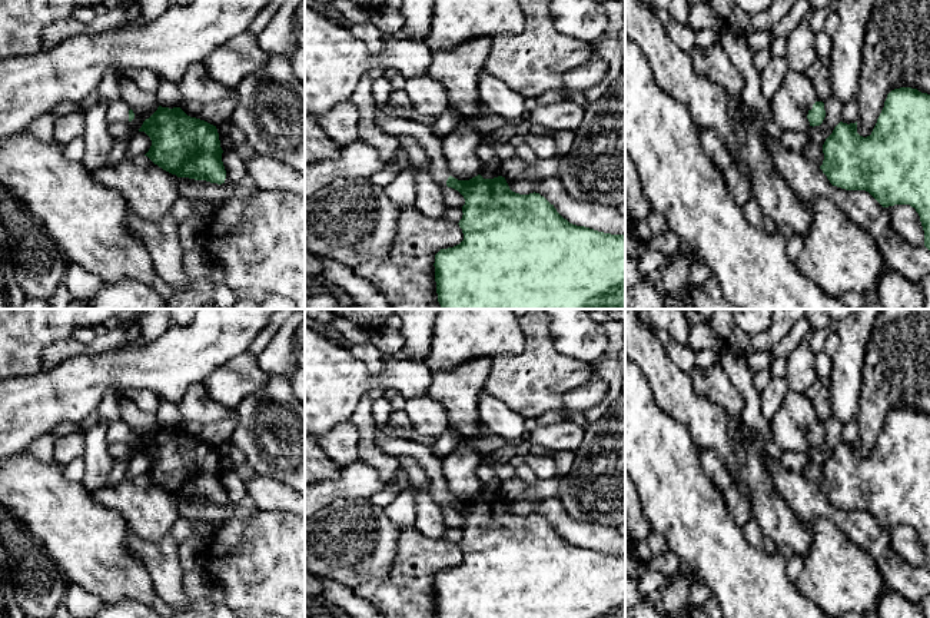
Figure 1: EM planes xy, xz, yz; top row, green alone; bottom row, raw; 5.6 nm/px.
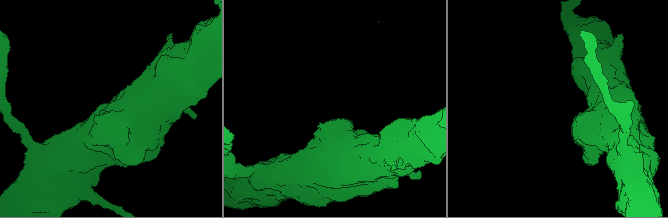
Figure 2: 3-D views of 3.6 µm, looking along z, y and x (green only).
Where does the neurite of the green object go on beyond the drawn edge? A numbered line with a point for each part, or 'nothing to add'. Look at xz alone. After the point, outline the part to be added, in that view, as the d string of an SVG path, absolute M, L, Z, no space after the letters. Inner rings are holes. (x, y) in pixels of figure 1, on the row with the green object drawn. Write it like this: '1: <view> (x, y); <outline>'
1: xz (382, 89); M382 76L379 79L375 79L372 92L376 106L376 126L382 132L391 133L396 137L413 137L426 153L432 179L441 186L446 186L446 180L451 175L448 172L448 166L442 153L442 140L436 137L431 130L424 129L418 122L409 117L388 117L383 114L383 107L389 103L389 96L393 92L391 80L388 77Z

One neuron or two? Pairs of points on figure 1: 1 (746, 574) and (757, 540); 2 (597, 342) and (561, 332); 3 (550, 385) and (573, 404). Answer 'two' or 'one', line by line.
1: two
2: one
3: two

